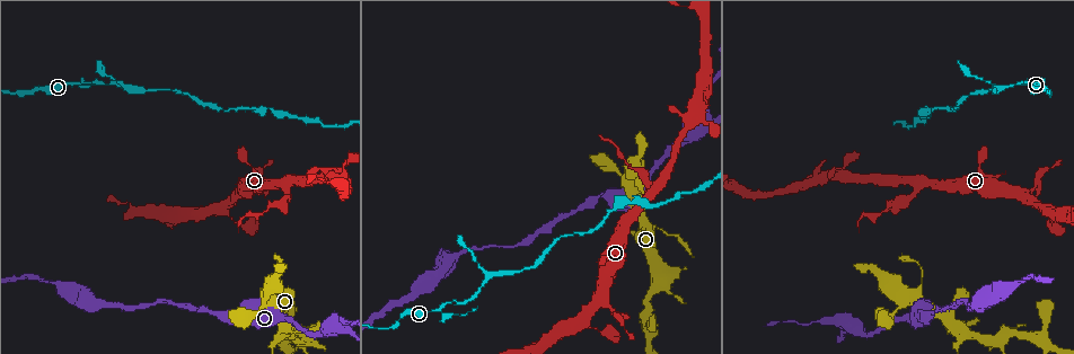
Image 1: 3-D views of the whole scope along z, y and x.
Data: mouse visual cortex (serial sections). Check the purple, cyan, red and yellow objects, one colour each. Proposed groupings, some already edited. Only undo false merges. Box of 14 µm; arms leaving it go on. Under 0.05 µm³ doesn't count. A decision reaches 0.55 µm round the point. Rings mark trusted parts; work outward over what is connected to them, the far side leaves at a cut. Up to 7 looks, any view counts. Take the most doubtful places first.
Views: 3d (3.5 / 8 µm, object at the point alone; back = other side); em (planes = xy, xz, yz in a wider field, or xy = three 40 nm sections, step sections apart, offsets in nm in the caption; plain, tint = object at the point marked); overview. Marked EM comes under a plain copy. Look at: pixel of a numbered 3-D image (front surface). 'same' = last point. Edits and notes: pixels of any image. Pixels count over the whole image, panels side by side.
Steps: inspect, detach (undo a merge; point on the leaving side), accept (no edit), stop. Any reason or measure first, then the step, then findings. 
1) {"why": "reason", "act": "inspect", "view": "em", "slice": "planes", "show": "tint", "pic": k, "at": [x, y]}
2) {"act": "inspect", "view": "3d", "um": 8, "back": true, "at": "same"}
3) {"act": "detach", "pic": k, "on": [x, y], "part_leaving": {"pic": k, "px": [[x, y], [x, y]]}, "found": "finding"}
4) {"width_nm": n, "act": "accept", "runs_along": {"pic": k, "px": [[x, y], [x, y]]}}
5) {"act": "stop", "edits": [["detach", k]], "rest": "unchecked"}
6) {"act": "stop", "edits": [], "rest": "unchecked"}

{"why": "thin neck", "act": "inspect", "view": "3d", "um": 8, "pic": 1, "at": [616, 313]}

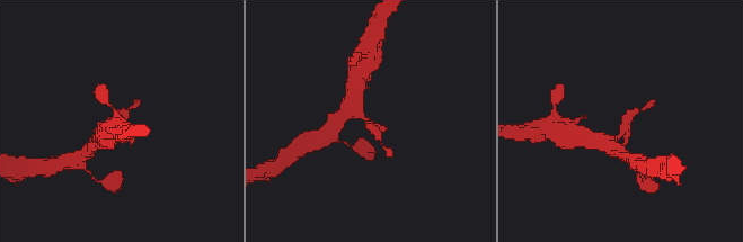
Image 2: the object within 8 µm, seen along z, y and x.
{"act": "inspect", "view": "em", "slice": "xy", "step": 2, "show": "tint", "pic": 2, "at": [622, 130]}

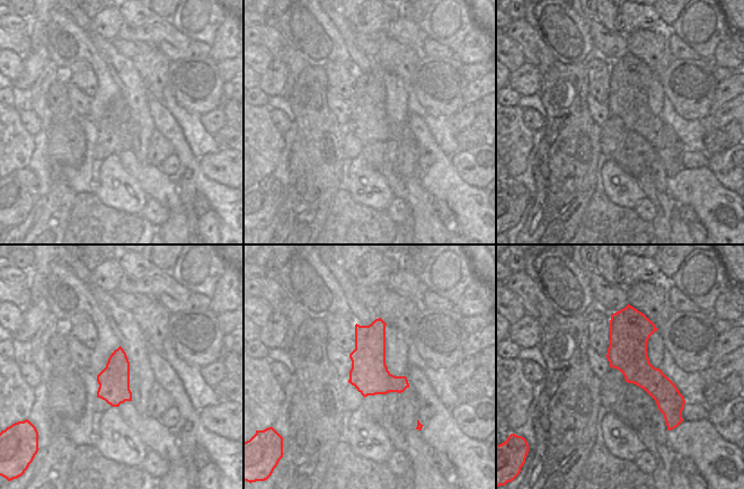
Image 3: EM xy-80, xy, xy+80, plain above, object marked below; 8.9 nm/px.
{"act": "accept", "runs_along": {"pic": 3, "px": [[627, 312], [628, 354], [664, 410]]}, "found": "one cell here"}

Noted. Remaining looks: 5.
{"why": "four arms meet", "act": "inspect", "view": "3d", "um": 3.5, "pic": 1, "at": [659, 277]}

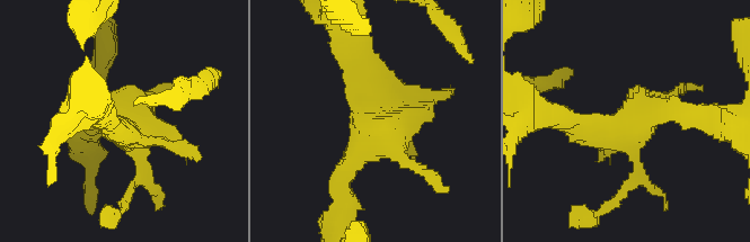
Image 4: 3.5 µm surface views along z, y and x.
{"why": "now the EM", "act": "inspect", "view": "em", "slice": "planes", "show": "tint", "pic": 4, "at": [624, 129]}

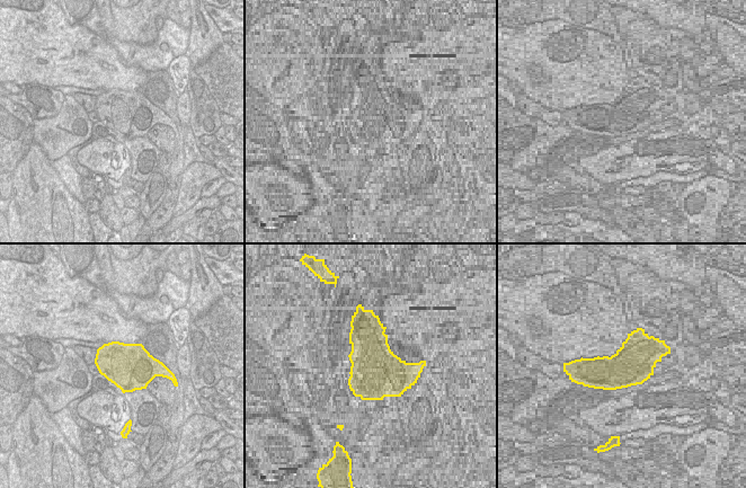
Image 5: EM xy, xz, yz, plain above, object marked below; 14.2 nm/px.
{"act": "accept", "runs_along": {"pic": 4, "px": [[355, 48], [373, 141], [345, 172]]}, "found": "one cell here"}

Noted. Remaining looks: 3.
{"why": "a fork", "act": "inspect", "view": "3d", "um": 3.5, "pic": 1, "at": [488, 278]}

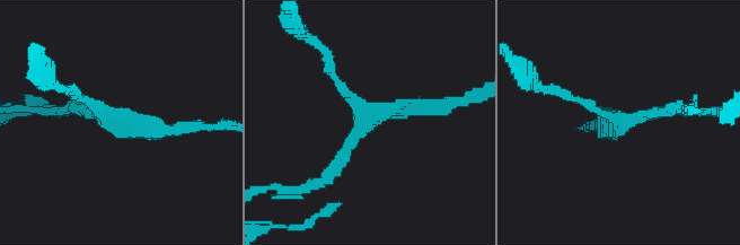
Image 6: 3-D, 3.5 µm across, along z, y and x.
{"arms": 3, "arm_widths_nm": [150, 200, 200], "why": "now the EM", "act": "inspect", "view": "em", "slice": "xy", "step": 1, "show": "tint", "pic": 6, "at": [364, 125]}

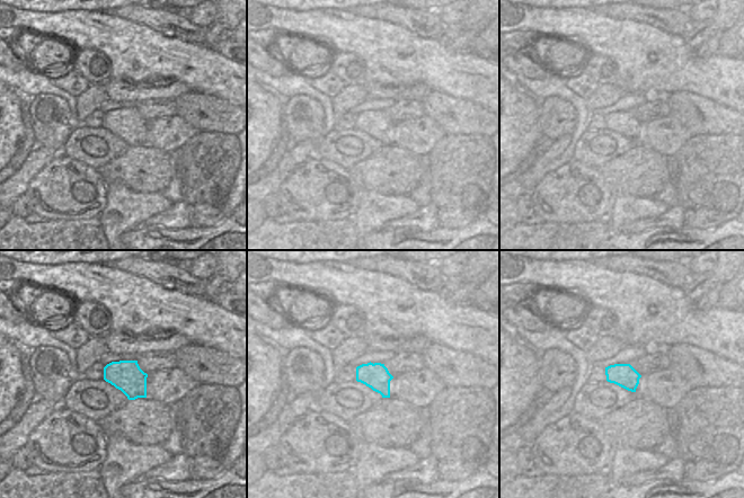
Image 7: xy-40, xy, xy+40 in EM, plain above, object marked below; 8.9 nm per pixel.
{"act": "accept", "runs_along": {"pic": 6, "px": [[322, 181], [370, 120], [432, 108]]}, "found": "all the same cell"}

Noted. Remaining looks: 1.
{"act": "stop", "edits": [], "rest": "unchecked"}

